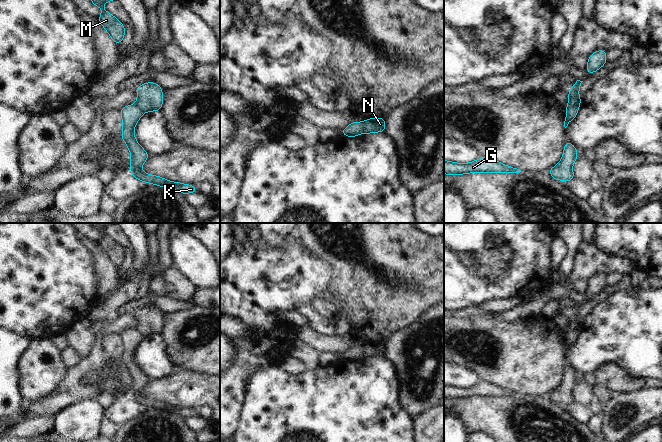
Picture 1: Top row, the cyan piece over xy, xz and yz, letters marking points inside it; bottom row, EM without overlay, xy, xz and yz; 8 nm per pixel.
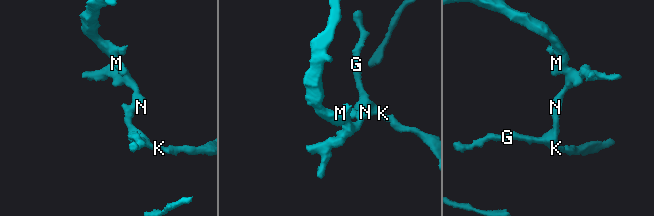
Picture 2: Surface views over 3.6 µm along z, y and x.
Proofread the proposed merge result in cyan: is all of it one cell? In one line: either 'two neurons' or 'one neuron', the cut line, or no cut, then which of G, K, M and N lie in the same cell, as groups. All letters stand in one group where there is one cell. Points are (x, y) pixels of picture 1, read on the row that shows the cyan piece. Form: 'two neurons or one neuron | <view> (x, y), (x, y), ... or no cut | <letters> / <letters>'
two neurons | xz (363, 122), (361, 132) | G K / M N

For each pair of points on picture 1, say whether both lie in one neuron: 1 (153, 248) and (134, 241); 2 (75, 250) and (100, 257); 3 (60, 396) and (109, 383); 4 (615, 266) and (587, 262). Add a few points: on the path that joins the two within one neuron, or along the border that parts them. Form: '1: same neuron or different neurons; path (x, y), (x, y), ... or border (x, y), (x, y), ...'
1: different neurons; border (145, 235), (148, 263)
2: different neurons; border (82, 237), (82, 242), (92, 256), (97, 277)
3: different neurons; border (102, 365), (93, 377), (95, 395), (92, 399)
4: same neuron; path (608, 265), (594, 262)

